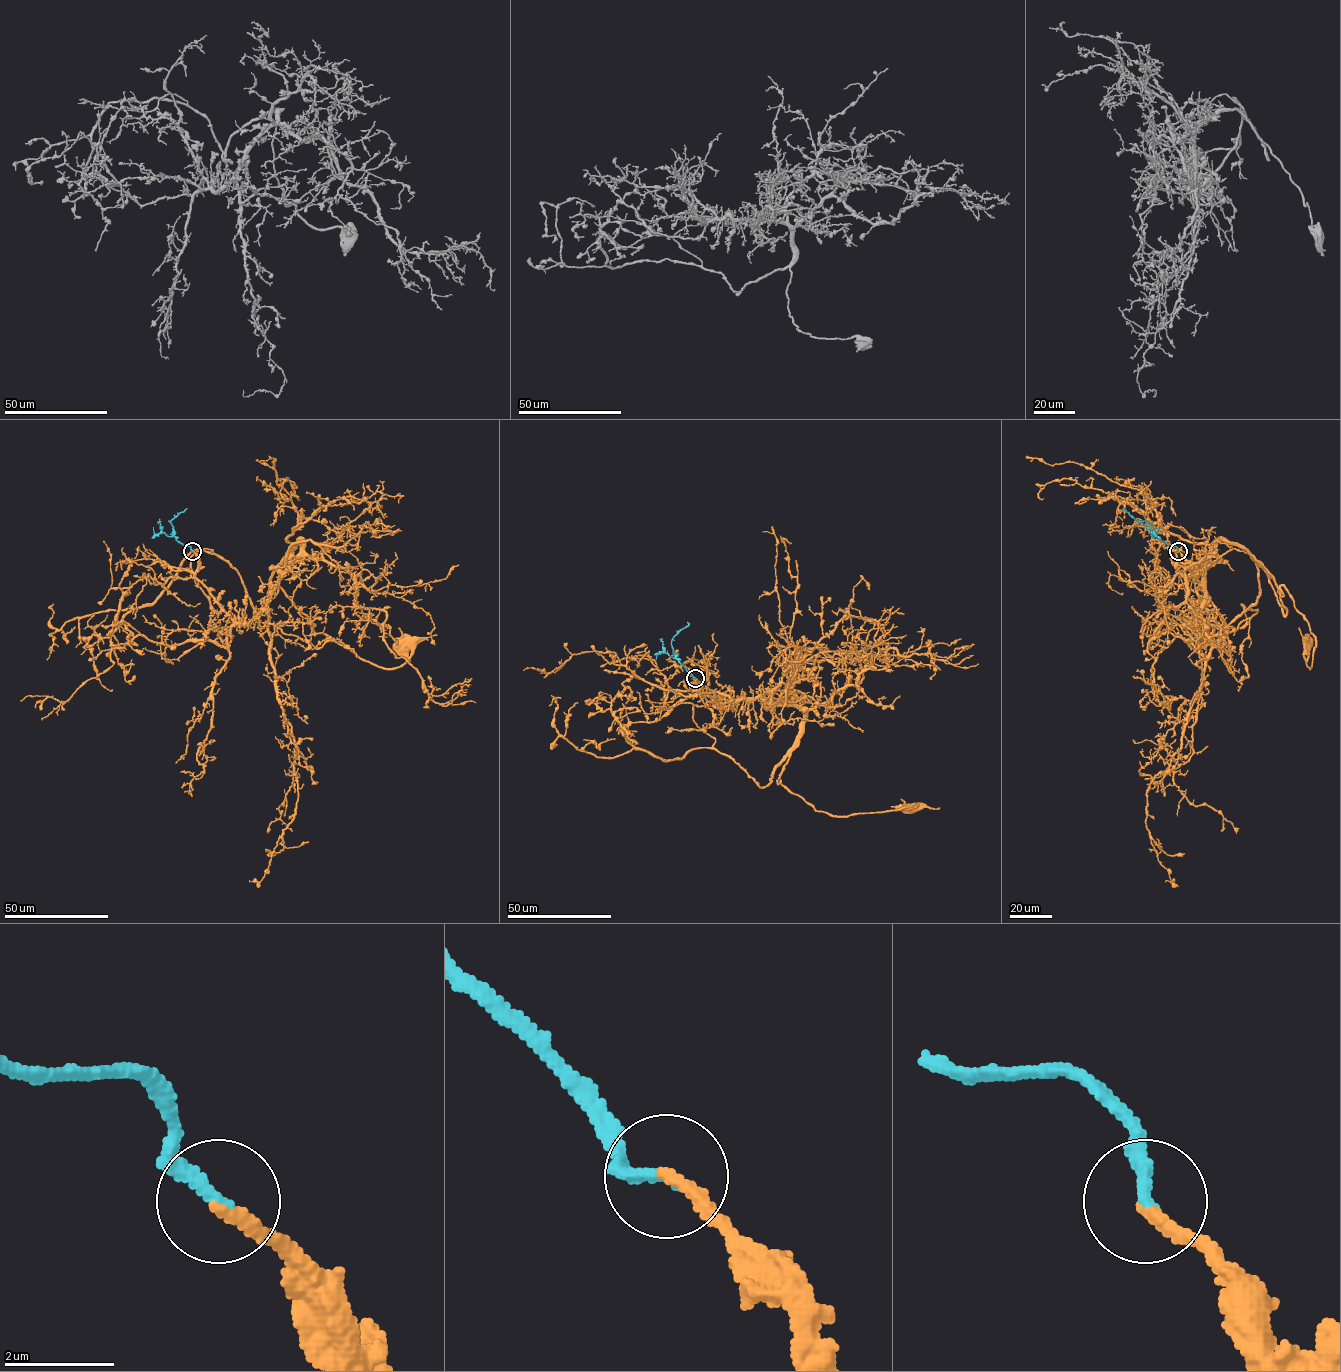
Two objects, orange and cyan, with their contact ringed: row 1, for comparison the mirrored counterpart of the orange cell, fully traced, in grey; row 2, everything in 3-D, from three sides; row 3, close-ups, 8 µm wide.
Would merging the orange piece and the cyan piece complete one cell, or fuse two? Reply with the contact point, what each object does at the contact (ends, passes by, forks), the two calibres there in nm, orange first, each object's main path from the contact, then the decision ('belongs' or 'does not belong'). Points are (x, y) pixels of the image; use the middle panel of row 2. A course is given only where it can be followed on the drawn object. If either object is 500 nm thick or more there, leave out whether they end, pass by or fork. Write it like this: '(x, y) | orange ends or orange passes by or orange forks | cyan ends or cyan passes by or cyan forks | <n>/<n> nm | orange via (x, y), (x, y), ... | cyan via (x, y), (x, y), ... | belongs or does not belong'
(695, 678) | orange ends | cyan ends | 200/240 nm | orange via (695, 678), (698, 694), (761, 697), (805, 714), (778, 782), (815, 810), (847, 816), (907, 806) | cyan via (695, 678), (679, 662), (671, 645), (673, 637), (688, 624), (687, 622) | belongs

